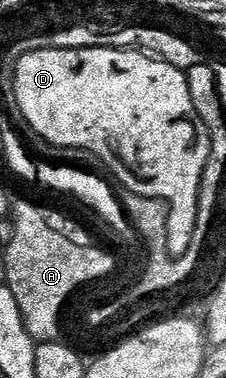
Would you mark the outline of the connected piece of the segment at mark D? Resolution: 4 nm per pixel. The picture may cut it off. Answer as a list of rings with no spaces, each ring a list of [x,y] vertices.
[[[95,46],[89,50],[38,50],[23,56],[17,63],[16,96],[21,119],[28,121],[27,129],[38,138],[44,138],[53,146],[70,149],[85,149],[100,162],[106,163],[108,173],[125,190],[138,196],[170,200],[181,206],[188,214],[196,207],[198,188],[202,184],[202,176],[206,172],[206,164],[210,156],[210,140],[198,112],[194,112],[194,100],[190,100],[188,75],[183,70],[174,68],[169,62],[160,61],[159,57],[149,56],[136,48],[117,50],[110,46]]]

